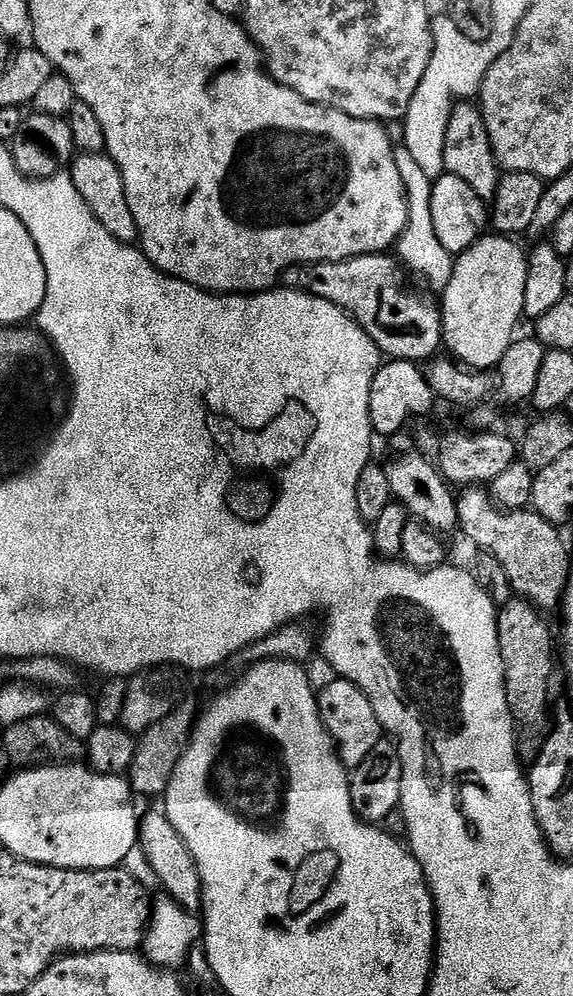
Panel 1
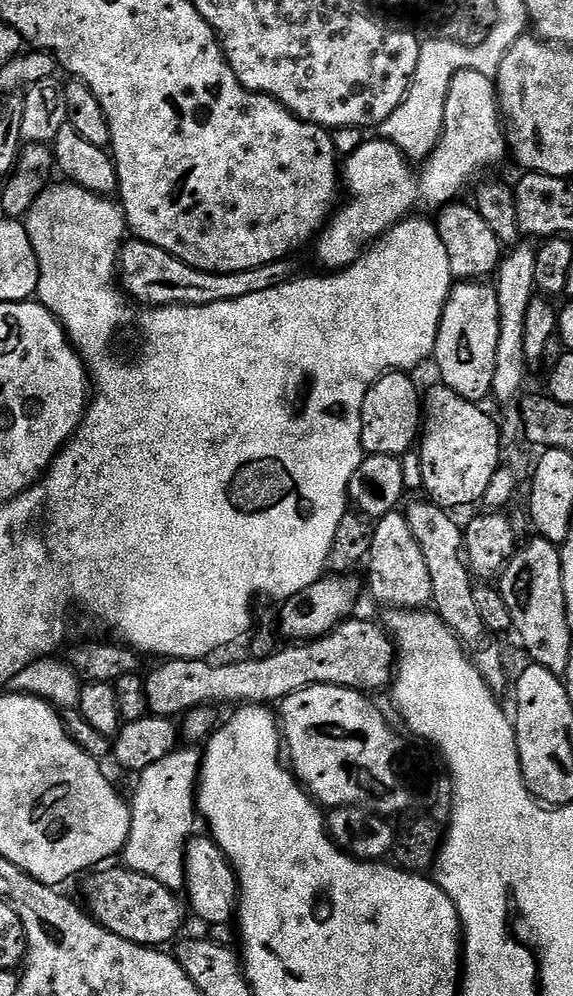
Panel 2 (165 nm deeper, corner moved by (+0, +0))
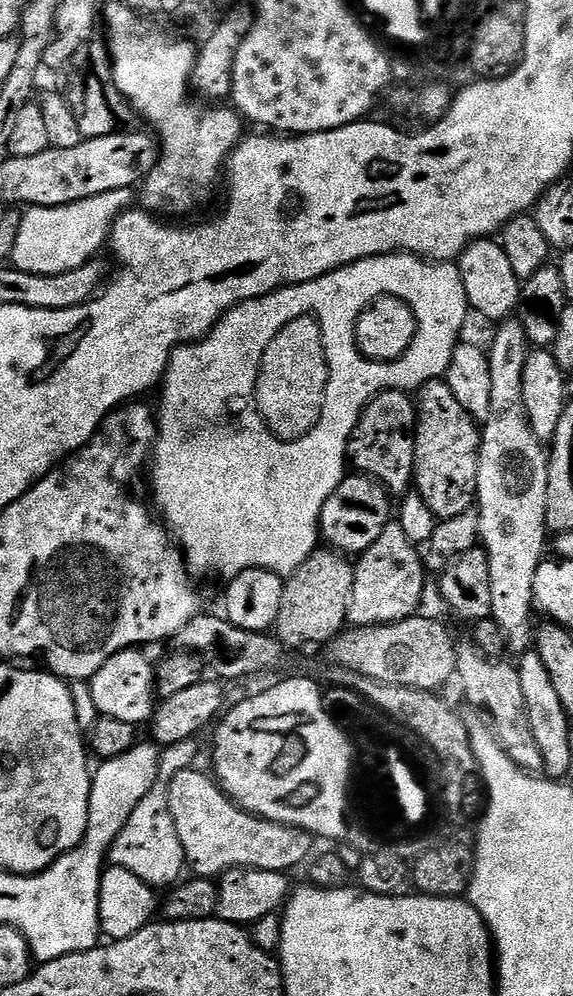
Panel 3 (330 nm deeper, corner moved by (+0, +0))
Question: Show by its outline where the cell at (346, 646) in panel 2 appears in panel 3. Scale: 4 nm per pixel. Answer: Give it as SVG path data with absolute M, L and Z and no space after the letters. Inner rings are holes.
M424 615L408 616L393 624L349 627L327 645L327 659L383 684L436 692L448 679L453 679L457 641L452 640L446 625Z

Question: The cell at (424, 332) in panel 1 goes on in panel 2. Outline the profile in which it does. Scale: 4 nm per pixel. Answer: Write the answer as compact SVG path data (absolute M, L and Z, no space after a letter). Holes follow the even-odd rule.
M135 238L125 239L118 261L118 280L123 291L133 301L141 300L144 306L161 304L189 304L210 306L214 302L230 302L234 298L246 298L246 294L258 294L293 279L291 259L275 260L272 264L258 266L254 270L237 272L207 272L194 266L186 266L174 254L166 254L162 246L142 242Z

